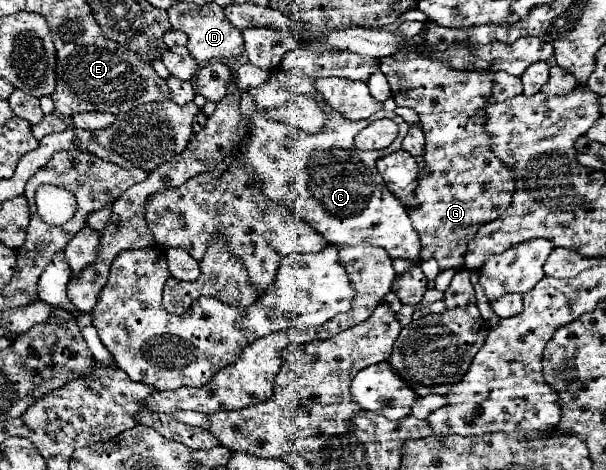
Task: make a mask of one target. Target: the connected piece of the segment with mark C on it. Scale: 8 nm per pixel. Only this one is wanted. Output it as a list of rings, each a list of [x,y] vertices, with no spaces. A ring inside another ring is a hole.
[[[275,68],[275,70],[271,70],[271,80],[267,80],[267,84],[261,84],[259,88],[249,88],[247,92],[251,94],[251,98],[255,102],[255,112],[251,114],[251,134],[249,134],[247,154],[245,154],[245,170],[247,170],[249,178],[251,178],[251,182],[261,182],[261,192],[271,202],[287,206],[297,218],[303,218],[303,222],[311,224],[311,228],[315,232],[323,234],[327,244],[339,244],[339,246],[373,244],[373,246],[385,248],[391,258],[405,258],[411,264],[421,262],[421,258],[419,258],[421,242],[419,242],[417,232],[411,226],[407,208],[387,190],[387,184],[383,182],[383,178],[381,178],[381,174],[377,172],[377,166],[375,166],[379,158],[387,156],[389,152],[401,150],[401,142],[403,142],[403,138],[405,138],[405,134],[409,130],[409,124],[401,116],[397,116],[395,112],[389,114],[385,110],[379,110],[377,114],[373,114],[367,120],[351,122],[345,116],[341,116],[339,112],[335,112],[313,86],[313,78],[309,78],[305,72],[299,72],[299,70]],[[305,96],[307,98],[317,98],[319,106],[323,102],[323,110],[327,112],[327,124],[325,124],[323,132],[319,132],[319,134],[305,134],[299,128],[293,128],[293,126],[281,124],[281,122],[273,122],[273,120],[267,120],[267,116],[263,116],[269,108],[278,108],[281,104],[289,102],[299,102]],[[377,118],[391,118],[393,122],[399,124],[397,140],[385,150],[373,150],[373,152],[357,150],[353,146],[353,138],[357,136],[359,130],[369,126]]]

